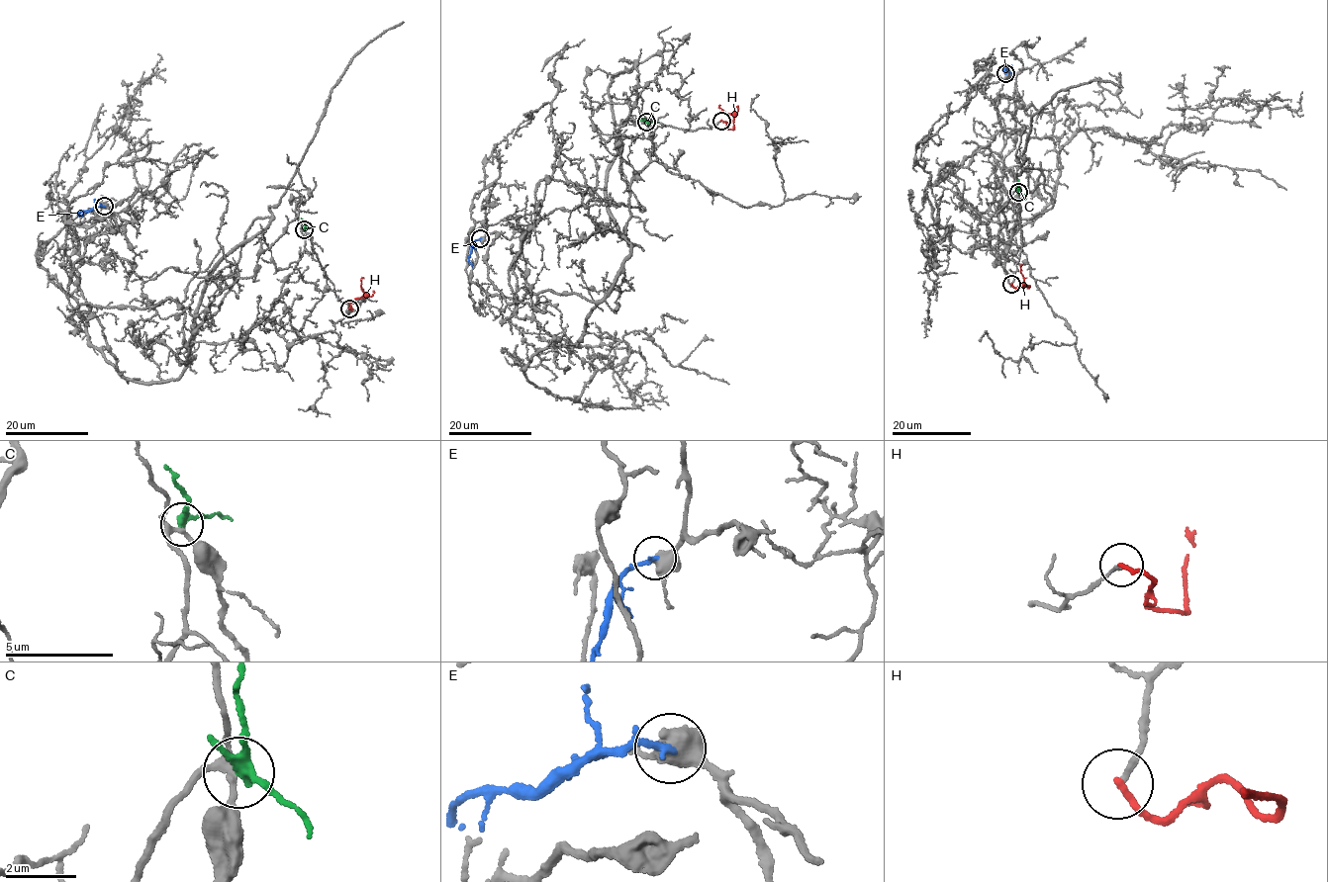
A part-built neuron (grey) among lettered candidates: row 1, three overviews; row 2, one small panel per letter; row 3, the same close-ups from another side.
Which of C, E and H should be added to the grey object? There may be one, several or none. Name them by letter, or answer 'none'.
none

